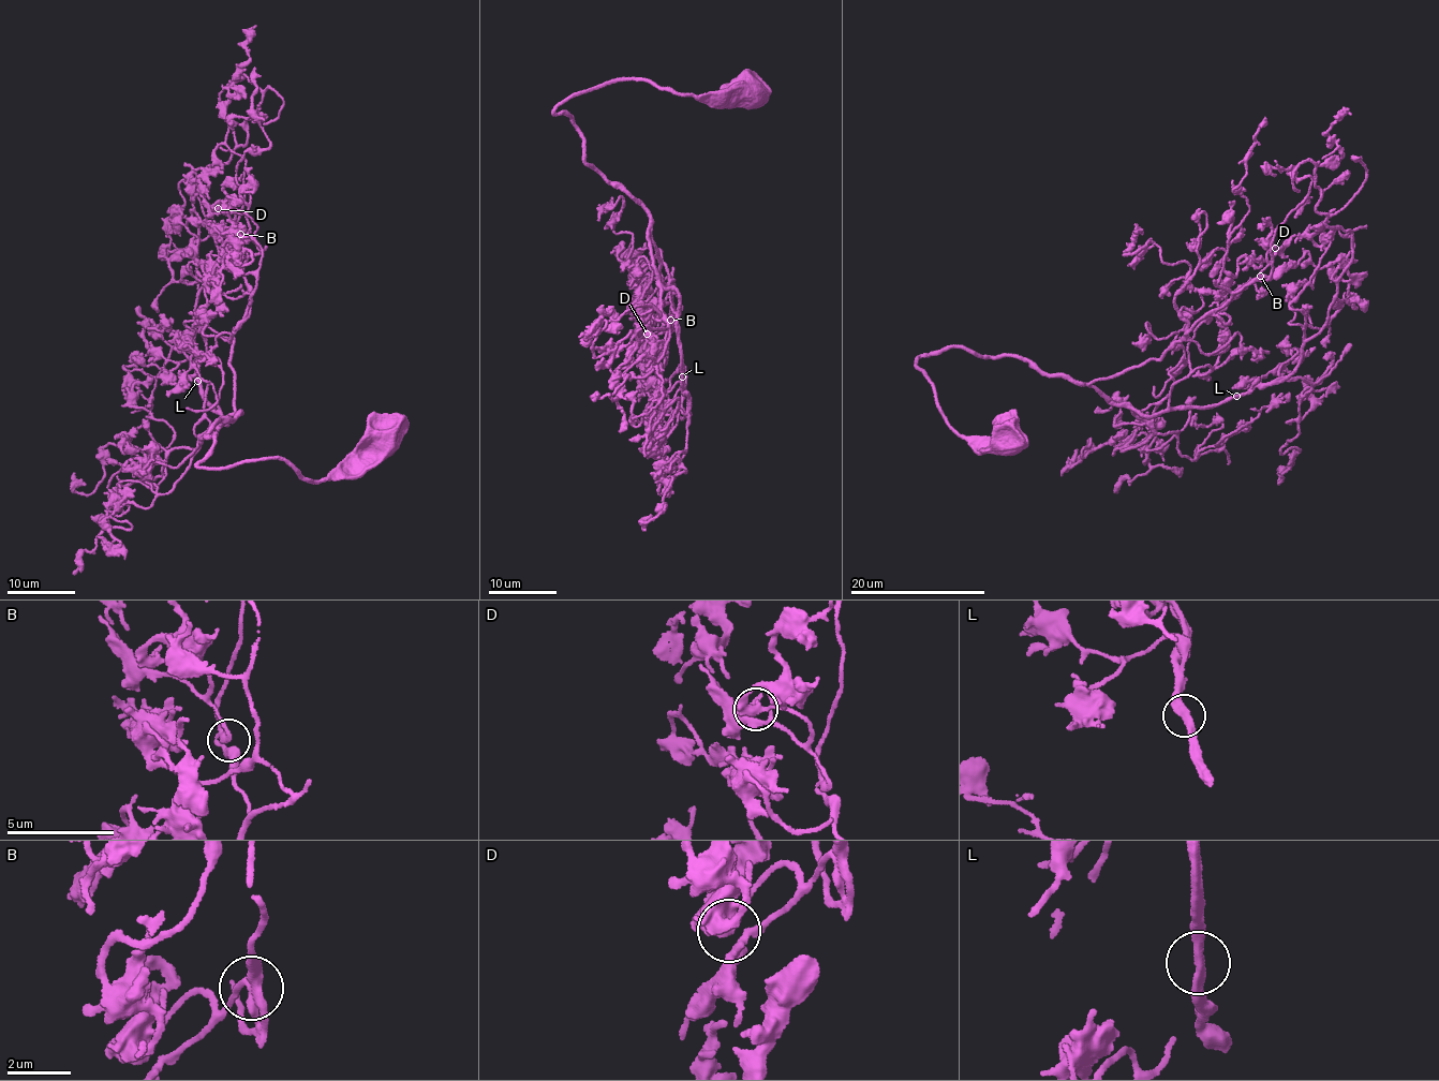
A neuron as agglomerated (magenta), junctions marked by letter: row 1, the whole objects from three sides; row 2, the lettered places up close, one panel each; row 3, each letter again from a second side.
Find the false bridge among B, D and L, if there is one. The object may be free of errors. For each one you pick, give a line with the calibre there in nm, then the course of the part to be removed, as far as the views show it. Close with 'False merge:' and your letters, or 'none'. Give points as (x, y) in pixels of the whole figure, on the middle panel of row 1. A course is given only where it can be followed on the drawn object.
False merge: none

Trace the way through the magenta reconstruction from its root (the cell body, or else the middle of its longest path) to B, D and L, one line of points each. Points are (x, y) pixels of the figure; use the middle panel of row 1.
B: (750, 88), (681, 95), (632, 78), (553, 109), (648, 213), (669, 320)
D: (750, 88), (681, 95), (632, 78), (553, 109), (570, 117), (586, 161), (650, 218), (673, 294), (648, 335)
L: (750, 88), (681, 95), (632, 78), (553, 109), (648, 213), (656, 280), (679, 295), (681, 376)

